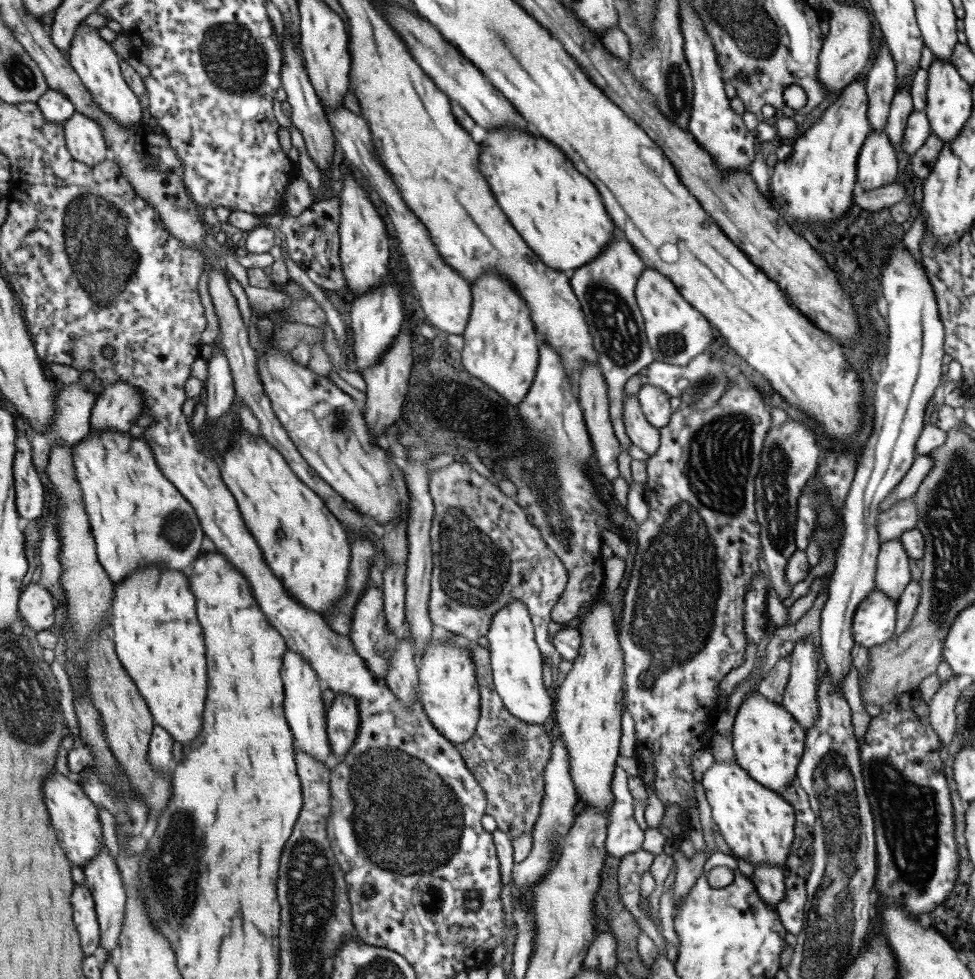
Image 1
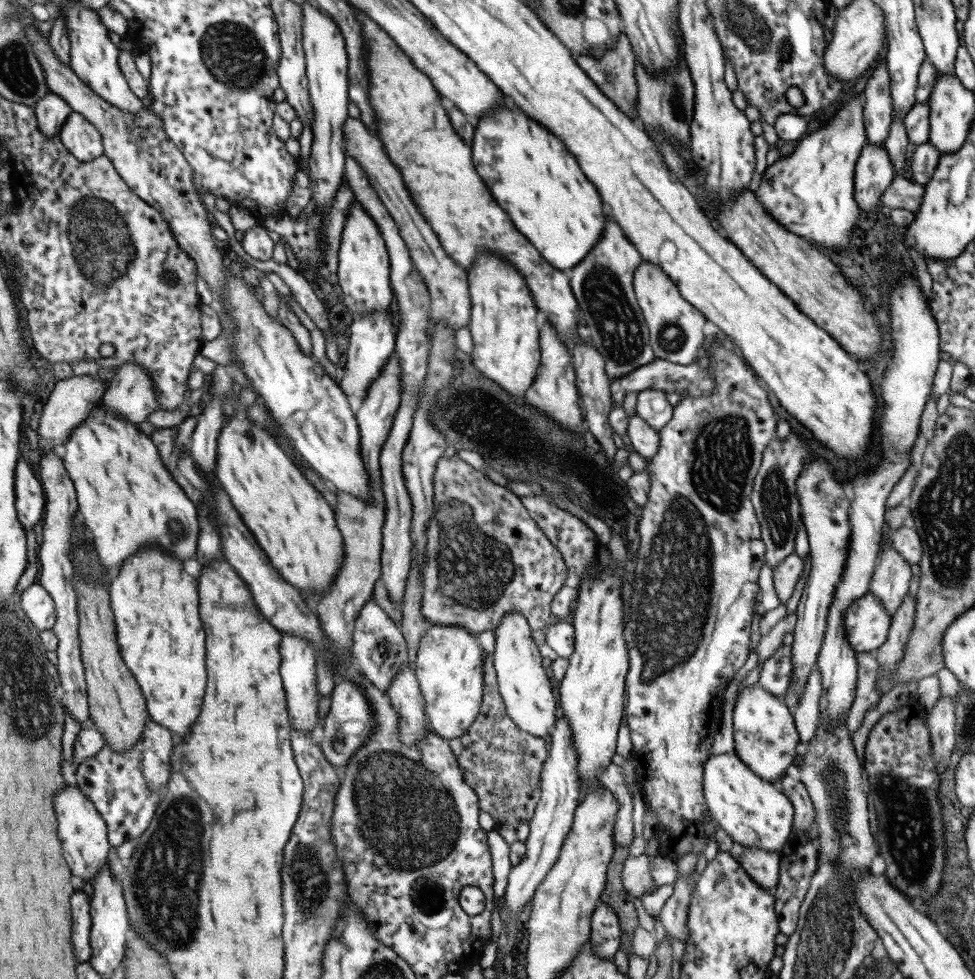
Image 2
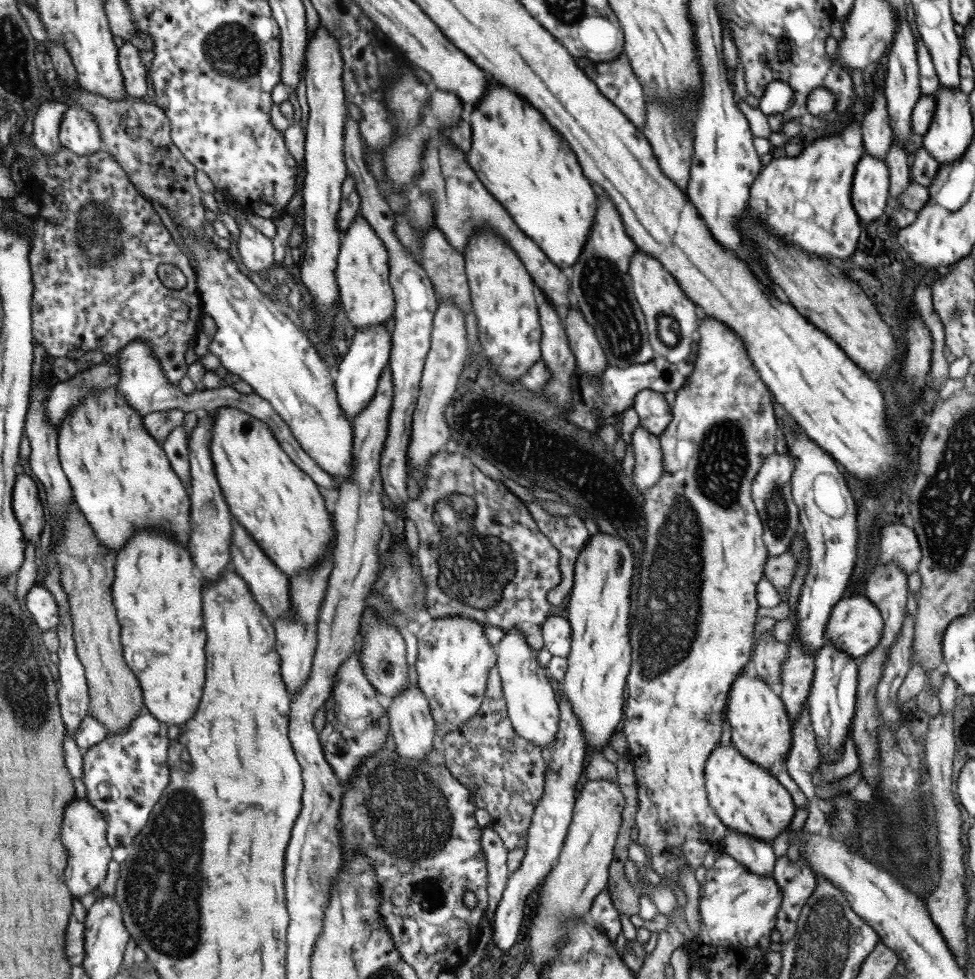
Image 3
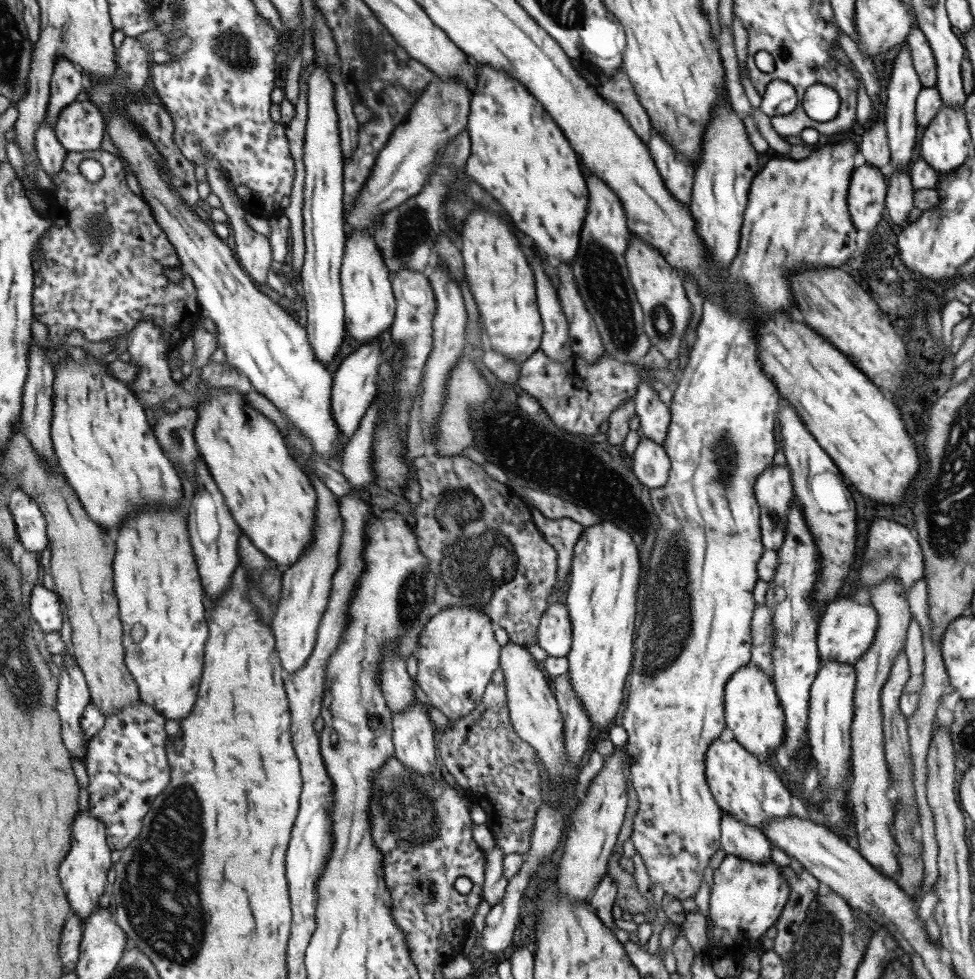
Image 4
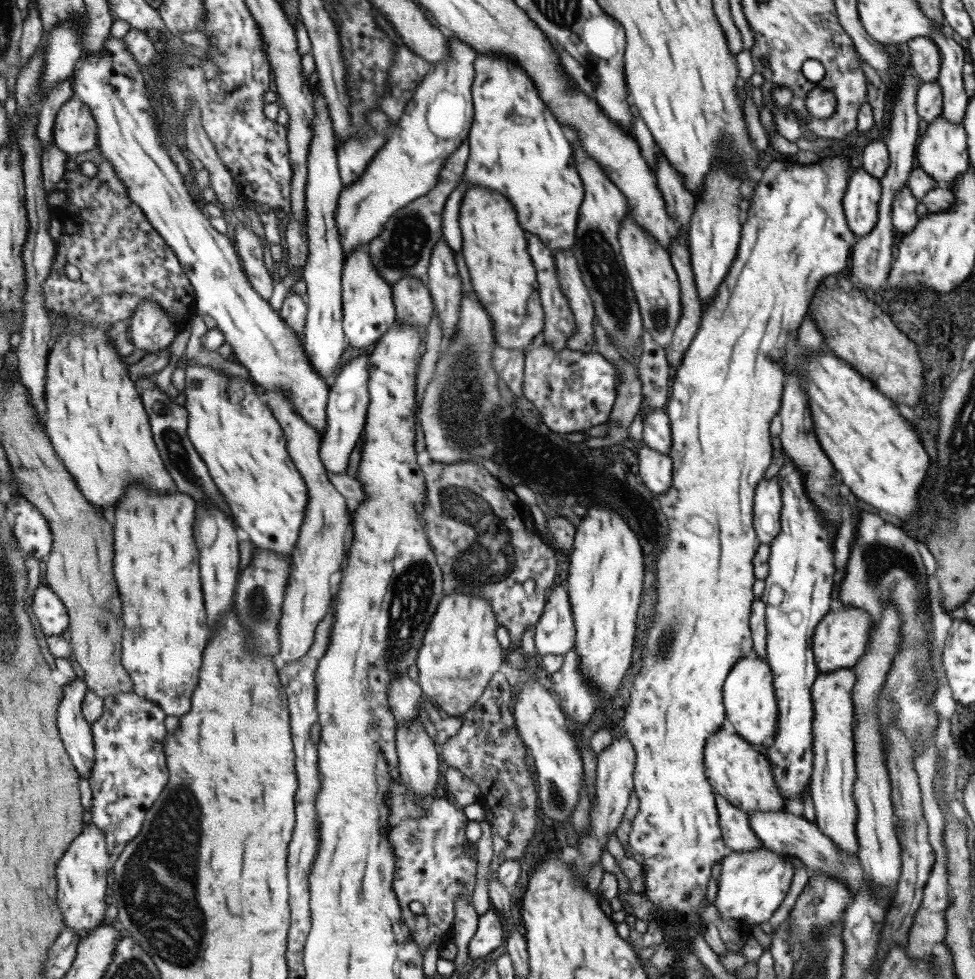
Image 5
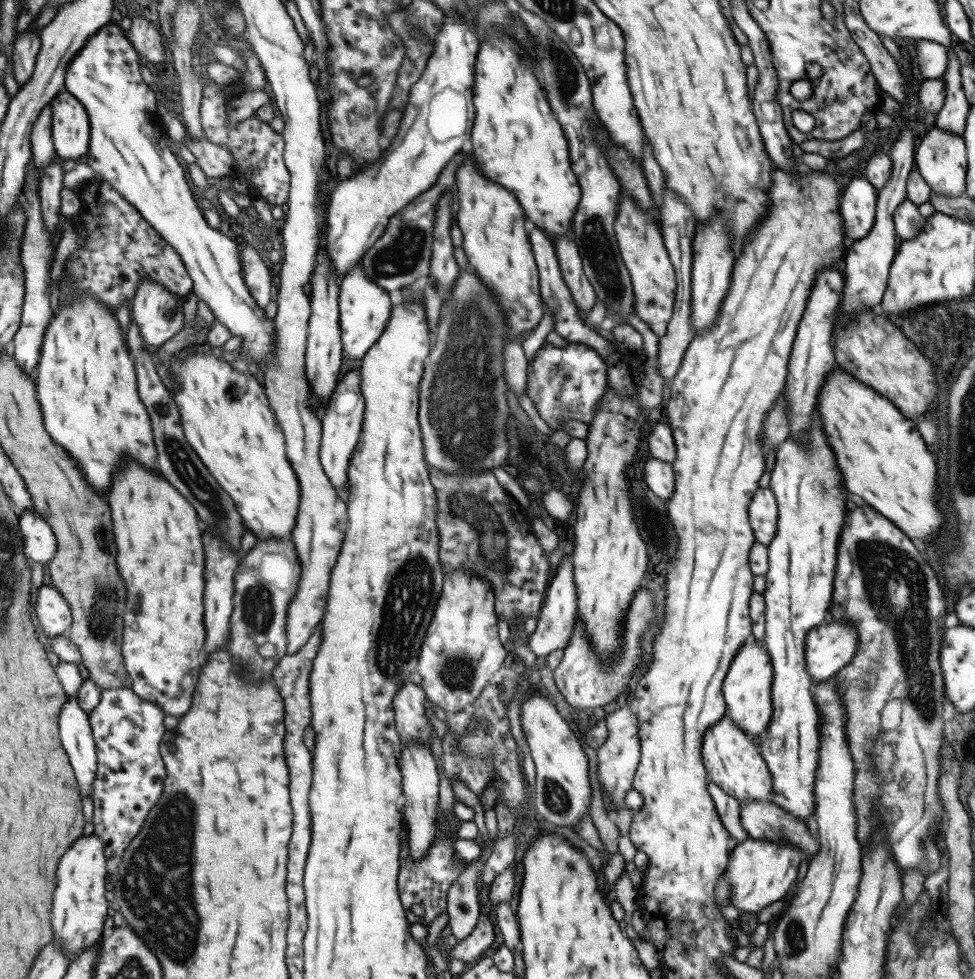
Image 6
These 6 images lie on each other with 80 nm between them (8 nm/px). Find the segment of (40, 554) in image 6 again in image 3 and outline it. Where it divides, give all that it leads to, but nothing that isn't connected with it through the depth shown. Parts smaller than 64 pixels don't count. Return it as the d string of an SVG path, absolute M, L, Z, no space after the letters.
M21 473L16 478L13 506L26 539L38 546L41 530L45 528L47 509L43 507L39 488L29 474Z

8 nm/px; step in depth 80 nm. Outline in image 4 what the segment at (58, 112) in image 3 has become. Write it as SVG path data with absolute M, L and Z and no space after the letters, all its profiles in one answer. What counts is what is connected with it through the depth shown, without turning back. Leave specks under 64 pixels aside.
M44 120L40 124L40 129L36 134L37 151L39 151L39 160L47 172L49 178L56 176L63 168L65 157L68 151L65 146L59 142L56 126L53 123L48 123Z

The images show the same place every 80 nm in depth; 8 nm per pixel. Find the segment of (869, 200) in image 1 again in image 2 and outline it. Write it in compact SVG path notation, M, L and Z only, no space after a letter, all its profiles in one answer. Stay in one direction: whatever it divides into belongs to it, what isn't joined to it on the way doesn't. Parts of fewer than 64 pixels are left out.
M893 177L889 186L879 195L880 206L902 208L915 213L922 199L923 185L911 183L903 177Z

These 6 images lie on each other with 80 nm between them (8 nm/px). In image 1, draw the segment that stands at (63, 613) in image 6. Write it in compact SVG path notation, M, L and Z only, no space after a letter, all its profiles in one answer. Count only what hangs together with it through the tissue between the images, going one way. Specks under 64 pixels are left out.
M39 582L30 583L22 592L20 614L28 626L37 634L40 631L52 629L55 624L56 598Z

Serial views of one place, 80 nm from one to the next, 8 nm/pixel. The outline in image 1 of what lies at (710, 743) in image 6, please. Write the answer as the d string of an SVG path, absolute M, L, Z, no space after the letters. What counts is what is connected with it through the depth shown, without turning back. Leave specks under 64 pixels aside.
M714 760L703 772L701 784L710 806L712 821L732 854L752 866L770 864L782 868L793 843L793 807L779 793L755 782L735 762Z

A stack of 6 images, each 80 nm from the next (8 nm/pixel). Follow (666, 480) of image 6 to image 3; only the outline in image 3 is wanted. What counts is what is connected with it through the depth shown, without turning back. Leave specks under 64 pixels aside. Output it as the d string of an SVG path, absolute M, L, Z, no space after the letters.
M637 425L631 432L630 444L634 454L634 467L630 479L639 492L644 492L661 478L660 444L658 438L650 435L641 425Z

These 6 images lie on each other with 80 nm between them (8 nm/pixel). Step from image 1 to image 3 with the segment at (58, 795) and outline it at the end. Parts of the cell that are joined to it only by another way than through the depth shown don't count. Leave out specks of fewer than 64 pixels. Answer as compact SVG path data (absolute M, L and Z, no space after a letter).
M76 798L64 810L64 838L68 850L68 865L65 872L67 886L75 898L80 901L91 901L91 892L99 888L107 878L109 862L113 858L113 847L108 841L108 821L88 799Z

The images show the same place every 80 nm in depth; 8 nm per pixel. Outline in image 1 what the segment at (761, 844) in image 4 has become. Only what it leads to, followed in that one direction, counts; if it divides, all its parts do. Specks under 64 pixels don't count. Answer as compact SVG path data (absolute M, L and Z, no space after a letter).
M756 864L753 866L751 882L759 898L775 909L777 903L783 898L785 889L783 882L784 871L779 866L770 864Z

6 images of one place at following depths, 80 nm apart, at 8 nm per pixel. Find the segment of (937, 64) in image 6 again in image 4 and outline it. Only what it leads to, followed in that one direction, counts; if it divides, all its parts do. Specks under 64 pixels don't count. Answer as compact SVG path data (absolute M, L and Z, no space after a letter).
M911 21L910 33L906 36L905 44L911 53L912 65L922 88L933 88L936 82L936 66L934 56L927 44L927 39L917 28L916 22Z

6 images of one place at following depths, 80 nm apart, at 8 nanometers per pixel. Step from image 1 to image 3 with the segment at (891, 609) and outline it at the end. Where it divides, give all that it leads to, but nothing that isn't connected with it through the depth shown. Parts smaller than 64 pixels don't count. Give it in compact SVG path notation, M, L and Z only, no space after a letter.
M862 595L847 596L830 608L823 640L824 644L833 643L839 650L845 651L858 661L877 646L881 639L881 629L883 629L883 619L875 605Z

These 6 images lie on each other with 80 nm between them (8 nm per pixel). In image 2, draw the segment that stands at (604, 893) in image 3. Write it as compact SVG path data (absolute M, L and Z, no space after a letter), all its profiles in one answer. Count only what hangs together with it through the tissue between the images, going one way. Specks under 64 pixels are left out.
M599 900L590 920L590 950L603 960L612 960L620 944L620 934L612 908Z

